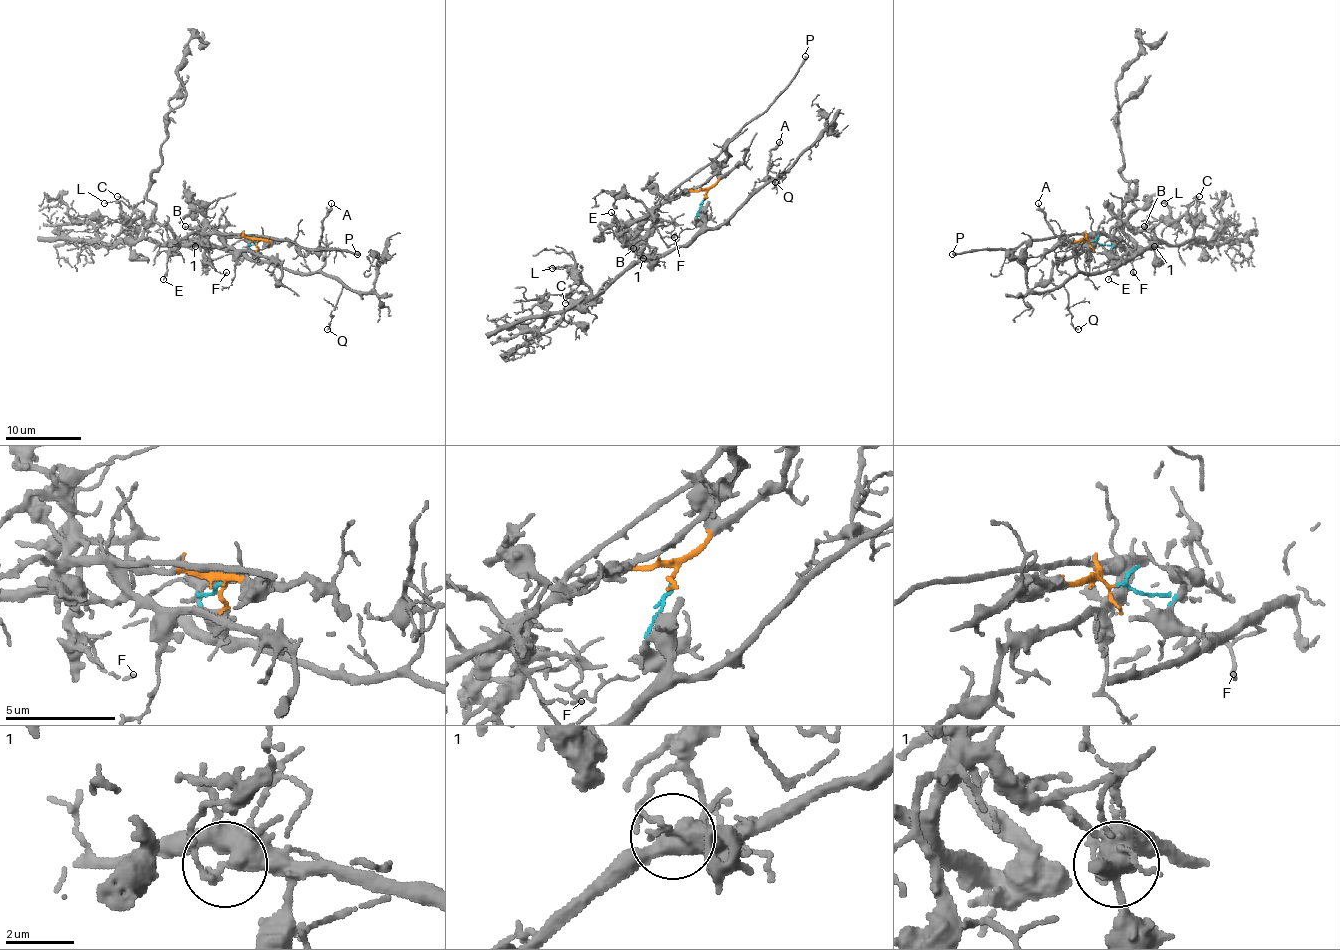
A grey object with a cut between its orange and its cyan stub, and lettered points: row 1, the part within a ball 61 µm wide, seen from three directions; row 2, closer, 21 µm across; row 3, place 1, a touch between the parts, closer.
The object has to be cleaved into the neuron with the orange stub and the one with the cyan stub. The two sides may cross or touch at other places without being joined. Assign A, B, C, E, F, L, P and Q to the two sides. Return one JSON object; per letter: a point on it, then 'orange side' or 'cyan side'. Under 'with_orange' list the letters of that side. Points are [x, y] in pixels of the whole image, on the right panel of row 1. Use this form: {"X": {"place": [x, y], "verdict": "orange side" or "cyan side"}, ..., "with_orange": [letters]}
{"A": {"place": [1038, 203], "verdict": "cyan side"}, "B": {"place": [1144, 226], "verdict": "orange side"}, "C": {"place": [1199, 196], "verdict": "cyan side"}, "E": {"place": [1108, 279], "verdict": "orange side"}, "F": {"place": [1133, 272], "verdict": "orange side"}, "L": {"place": [1164, 203], "verdict": "cyan side"}, "P": {"place": [952, 254], "verdict": "orange side"}, "Q": {"place": [1078, 329], "verdict": "cyan side"}, "with_orange": ["B", "E", "F", "P"]}

